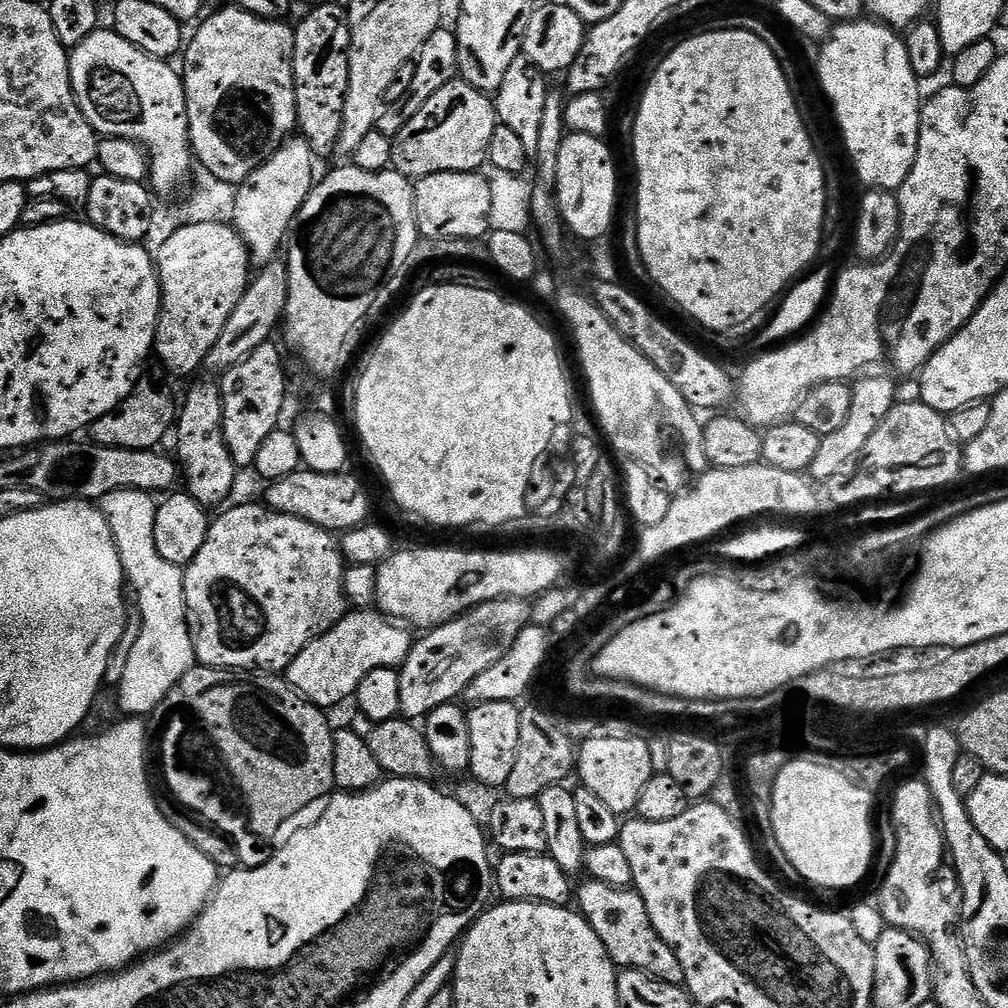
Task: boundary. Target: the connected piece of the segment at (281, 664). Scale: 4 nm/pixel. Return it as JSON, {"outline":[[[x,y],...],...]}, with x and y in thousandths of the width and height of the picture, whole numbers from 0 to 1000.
{"outline":[[[238,500],[235,504],[220,509],[215,516],[213,513],[207,519],[204,538],[200,538],[200,546],[196,546],[194,553],[183,563],[183,595],[187,598],[187,624],[190,630],[190,640],[194,646],[195,656],[204,663],[261,665],[266,669],[281,668],[288,661],[288,657],[292,657],[294,650],[312,632],[332,619],[343,607],[343,596],[341,594],[343,557],[337,550],[337,541],[331,535],[330,529],[312,522],[300,514],[292,514],[279,508],[271,508],[269,504],[255,500]]]}

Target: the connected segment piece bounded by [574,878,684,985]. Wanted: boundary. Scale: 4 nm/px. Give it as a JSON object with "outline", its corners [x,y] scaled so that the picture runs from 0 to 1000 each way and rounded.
{"outline":[[[586,871],[570,882],[569,893],[573,904],[583,918],[597,931],[597,938],[601,938],[601,946],[605,946],[608,956],[615,962],[640,964],[651,972],[662,976],[678,977],[677,954],[665,942],[665,938],[649,923],[645,911],[641,907],[641,895],[627,881],[606,881]]]}

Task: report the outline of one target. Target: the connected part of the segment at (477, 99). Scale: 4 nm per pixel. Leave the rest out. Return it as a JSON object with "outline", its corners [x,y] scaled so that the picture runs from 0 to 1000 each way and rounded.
{"outline":[[[451,78],[438,85],[403,125],[391,136],[389,140],[389,167],[412,181],[427,173],[438,173],[439,171],[470,171],[481,166],[484,158],[484,146],[486,137],[490,133],[494,120],[492,118],[492,104],[481,92],[475,91],[470,85],[466,85],[461,79]]]}

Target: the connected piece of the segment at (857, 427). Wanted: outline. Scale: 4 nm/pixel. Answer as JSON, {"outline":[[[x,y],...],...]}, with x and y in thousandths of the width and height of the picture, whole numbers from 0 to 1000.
{"outline":[[[881,372],[882,374],[860,373],[850,376],[845,381],[843,411],[840,412],[835,427],[827,427],[827,431],[819,431],[813,435],[812,451],[808,453],[804,465],[804,472],[807,477],[819,478],[823,474],[827,474],[827,470],[831,470],[831,466],[835,466],[835,462],[839,462],[847,454],[851,454],[855,442],[859,442],[859,438],[863,438],[863,431],[867,431],[867,427],[871,427],[871,423],[877,418],[879,411],[883,411],[883,407],[890,401],[890,378],[884,372]]]}

